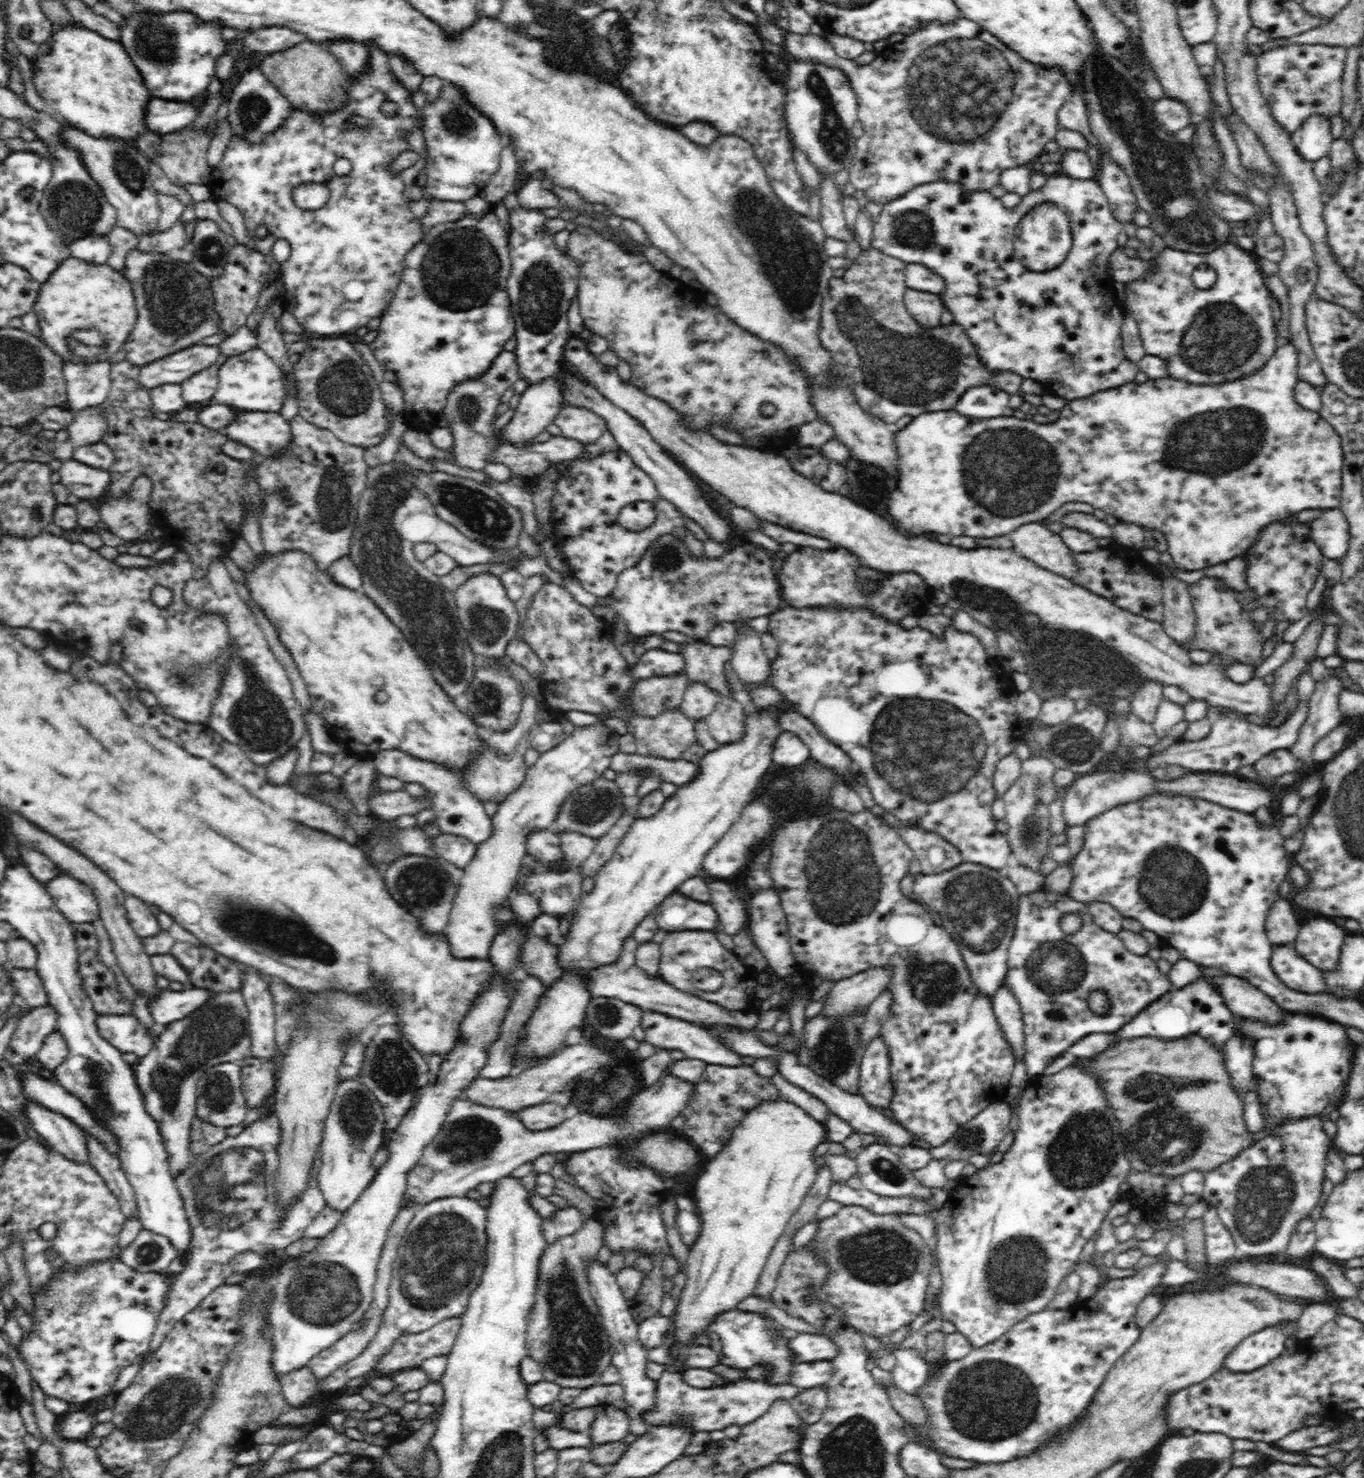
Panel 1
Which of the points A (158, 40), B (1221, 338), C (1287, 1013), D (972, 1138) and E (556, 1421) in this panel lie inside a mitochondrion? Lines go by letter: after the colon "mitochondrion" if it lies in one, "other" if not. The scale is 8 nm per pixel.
A: mitochondrion
B: mitochondrion
C: other
D: mitochondrion
E: other

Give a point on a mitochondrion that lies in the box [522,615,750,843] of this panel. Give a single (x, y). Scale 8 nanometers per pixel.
(593, 807)

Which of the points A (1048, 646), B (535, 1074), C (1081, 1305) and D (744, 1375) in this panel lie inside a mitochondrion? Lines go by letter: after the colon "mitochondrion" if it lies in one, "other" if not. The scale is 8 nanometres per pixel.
A: mitochondrion
B: other
C: other
D: other

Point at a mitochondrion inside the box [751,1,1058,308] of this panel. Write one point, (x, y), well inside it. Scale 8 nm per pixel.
(954, 88)

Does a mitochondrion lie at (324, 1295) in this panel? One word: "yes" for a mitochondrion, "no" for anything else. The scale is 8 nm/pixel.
yes

